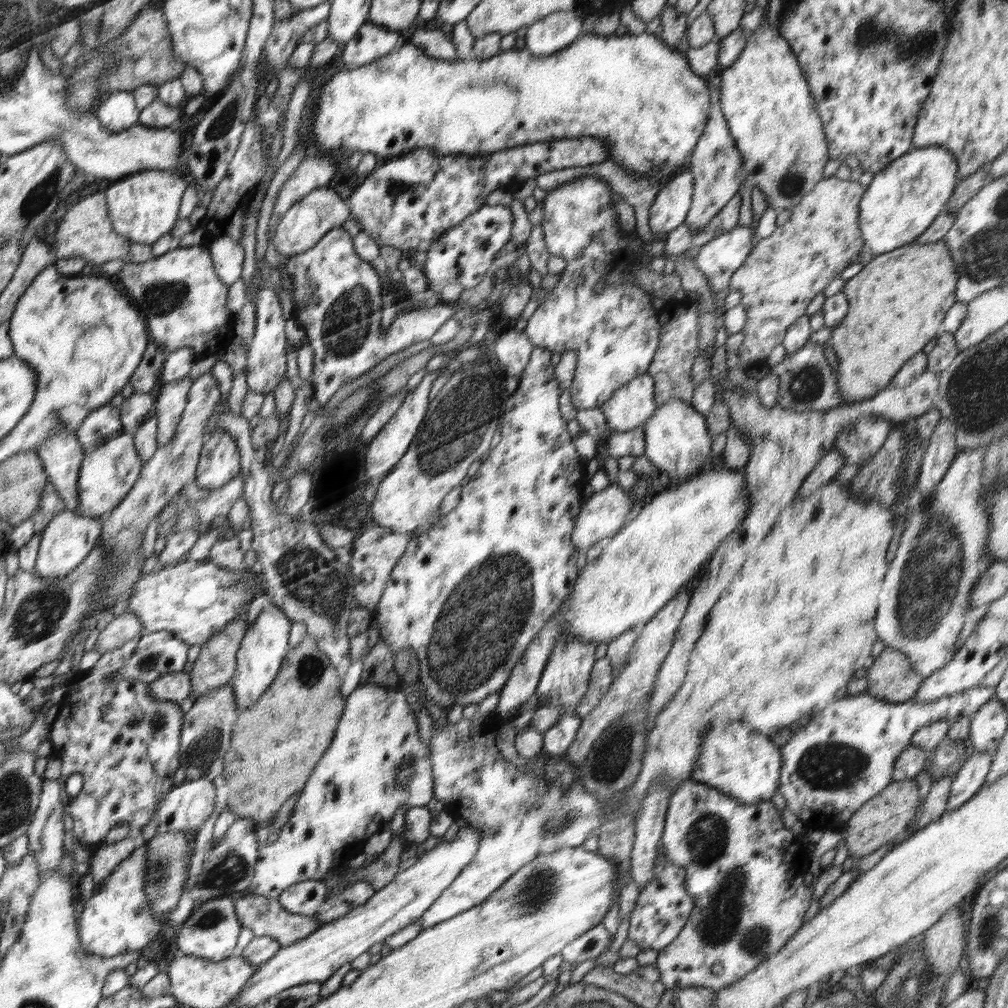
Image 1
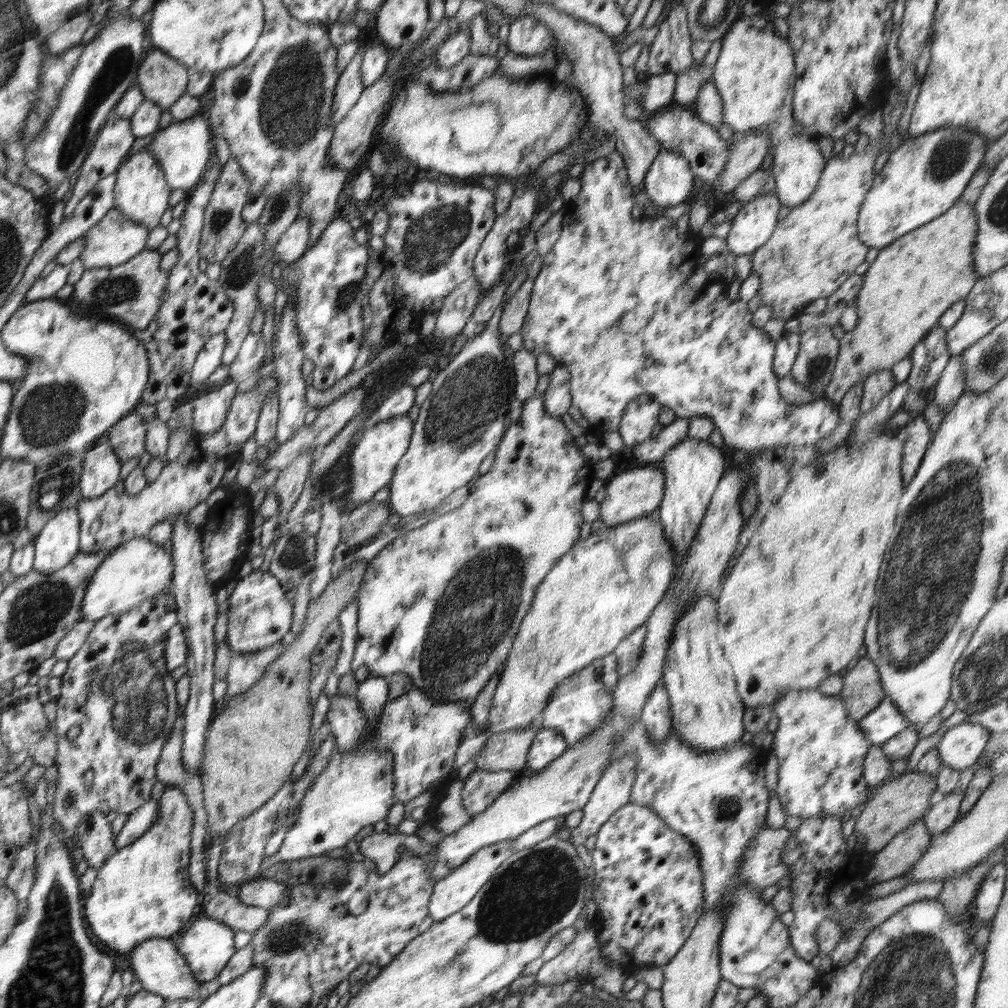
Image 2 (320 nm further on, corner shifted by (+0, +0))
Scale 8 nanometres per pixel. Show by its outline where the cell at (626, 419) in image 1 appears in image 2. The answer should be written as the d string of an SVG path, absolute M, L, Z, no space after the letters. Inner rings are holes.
M651 397L632 399L621 418L619 433L626 448L636 448L652 436L663 405Z

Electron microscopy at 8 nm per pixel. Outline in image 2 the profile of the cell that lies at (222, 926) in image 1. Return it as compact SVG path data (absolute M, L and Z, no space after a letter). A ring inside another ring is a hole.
M198 915L184 934L179 952L182 953L199 982L214 980L237 951L234 948L235 930L226 924Z

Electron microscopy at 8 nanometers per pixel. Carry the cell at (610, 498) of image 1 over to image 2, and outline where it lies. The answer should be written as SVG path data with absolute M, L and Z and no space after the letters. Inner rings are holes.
M652 467L635 468L612 476L606 483L606 496L600 505L600 520L605 528L616 527L632 519L649 516L664 496L664 471Z

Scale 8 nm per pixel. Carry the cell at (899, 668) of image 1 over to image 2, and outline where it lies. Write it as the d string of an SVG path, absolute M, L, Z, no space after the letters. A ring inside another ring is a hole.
M865 656L843 677L842 690L837 696L843 700L850 720L864 718L886 696L882 674Z

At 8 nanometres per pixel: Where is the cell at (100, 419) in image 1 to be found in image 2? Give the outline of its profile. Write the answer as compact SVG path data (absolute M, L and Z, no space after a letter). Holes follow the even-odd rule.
M128 414L109 430L105 442L118 454L122 462L133 458L147 459L144 450L144 439L147 435L147 426L140 415Z

